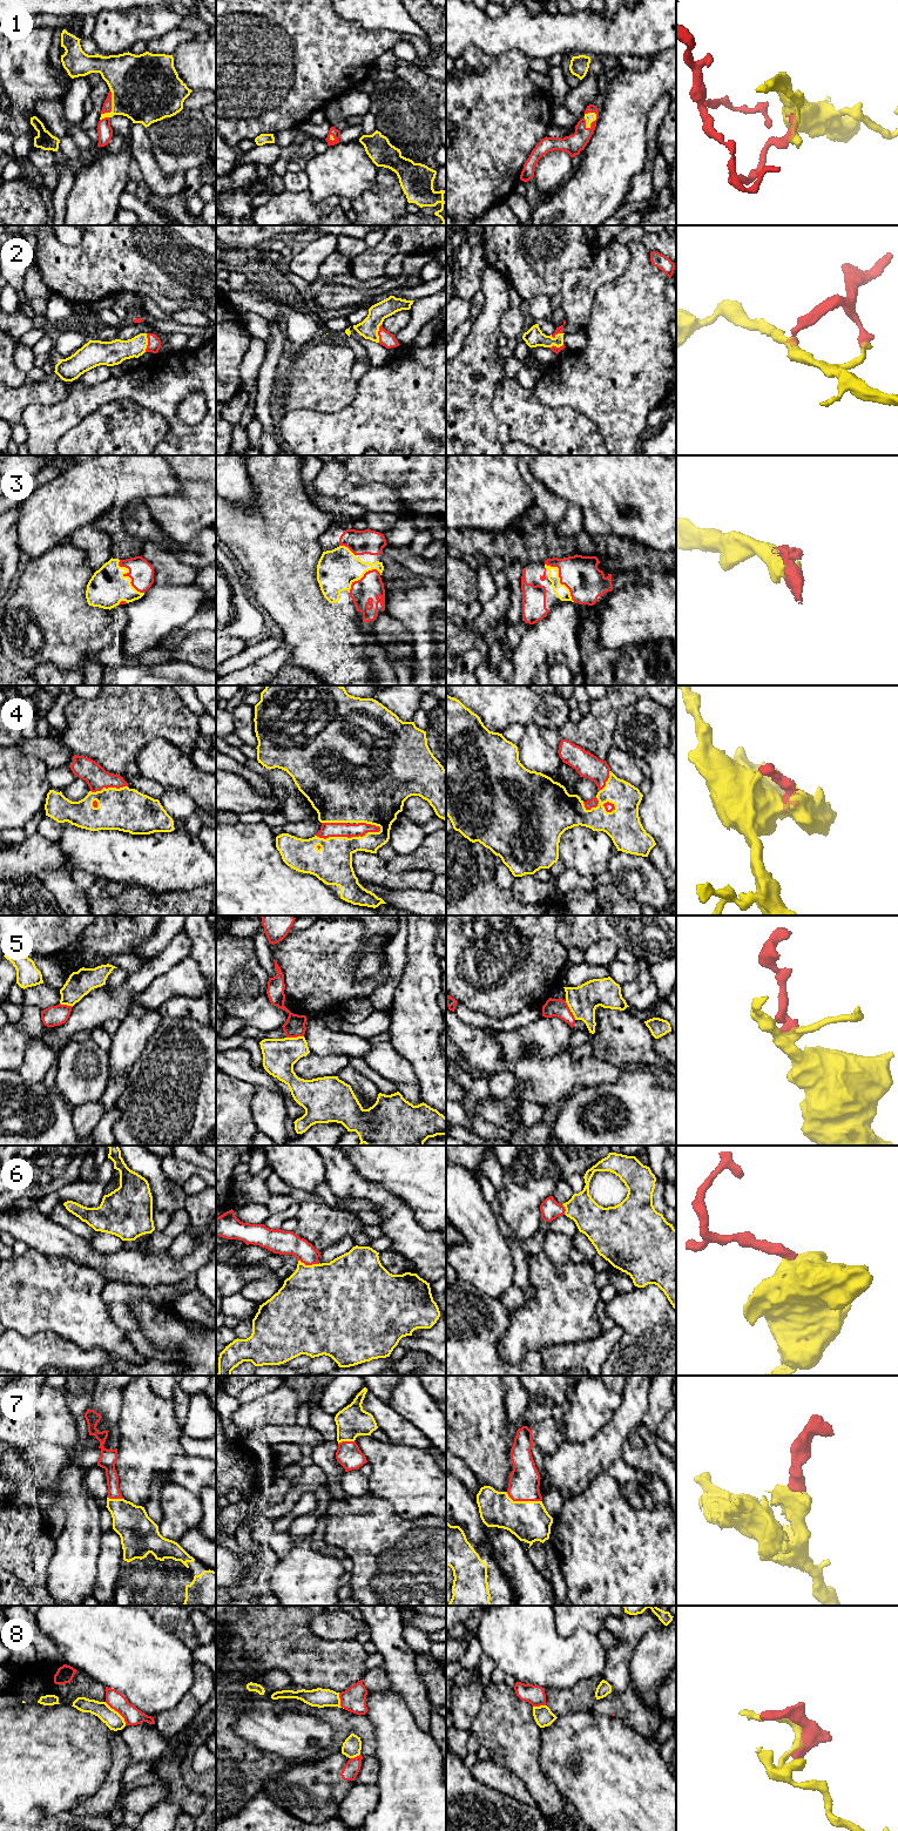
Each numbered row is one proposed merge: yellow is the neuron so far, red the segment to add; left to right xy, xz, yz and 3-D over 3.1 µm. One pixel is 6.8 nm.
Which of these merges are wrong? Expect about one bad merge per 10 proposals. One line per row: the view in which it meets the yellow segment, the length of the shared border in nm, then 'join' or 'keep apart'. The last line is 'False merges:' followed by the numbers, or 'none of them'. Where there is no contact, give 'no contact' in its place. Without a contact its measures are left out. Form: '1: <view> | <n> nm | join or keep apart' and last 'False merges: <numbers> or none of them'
1: yz | 130 nm | join
2: xz | 140 nm | join
3: xy | 280 nm | join
4: xz | 460 nm | join
5: yz | 150 nm | keep apart
6: xz | 150 nm | join
7: yz | 240 nm | join
8: xy | 220 nm | keep apart
False merges: 5, 8

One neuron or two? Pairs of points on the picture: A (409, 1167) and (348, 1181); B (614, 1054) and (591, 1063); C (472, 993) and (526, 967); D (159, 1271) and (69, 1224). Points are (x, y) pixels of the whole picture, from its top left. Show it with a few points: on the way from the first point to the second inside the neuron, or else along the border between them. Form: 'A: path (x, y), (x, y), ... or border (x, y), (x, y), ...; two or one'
A: border (348, 1157), (362, 1176), (389, 1190); two
B: border (593, 1054), (616, 1066), (627, 1065); two
C: path (485, 980), (498, 967), (513, 967); one
D: border (61, 1225), (86, 1240); two

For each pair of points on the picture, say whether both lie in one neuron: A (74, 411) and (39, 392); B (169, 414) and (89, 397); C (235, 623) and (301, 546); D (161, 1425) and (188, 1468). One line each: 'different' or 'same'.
A: different
B: same
C: different
D: different

